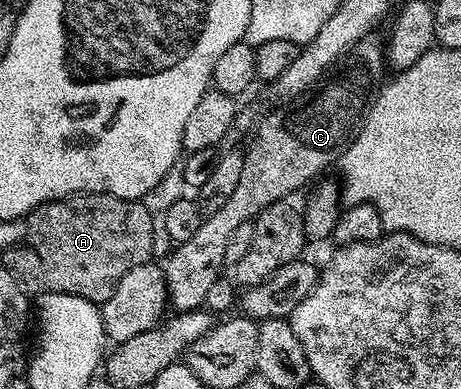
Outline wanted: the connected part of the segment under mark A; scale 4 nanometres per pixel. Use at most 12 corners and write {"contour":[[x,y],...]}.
{"contour":[[82,193],[28,214],[44,289],[110,299],[153,260],[143,200]]}

